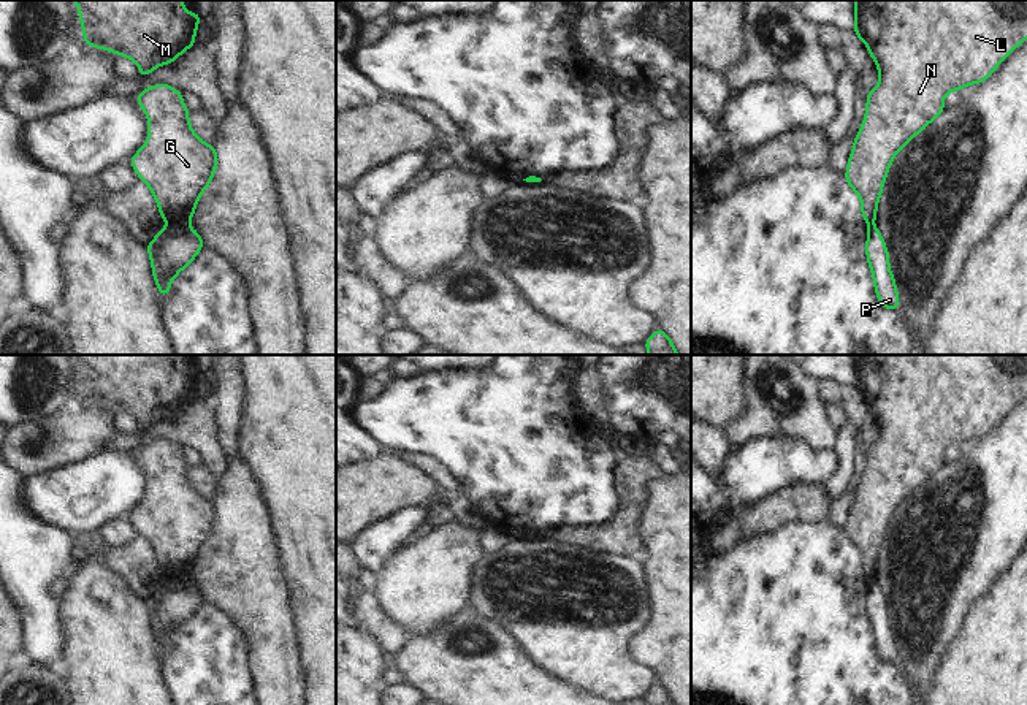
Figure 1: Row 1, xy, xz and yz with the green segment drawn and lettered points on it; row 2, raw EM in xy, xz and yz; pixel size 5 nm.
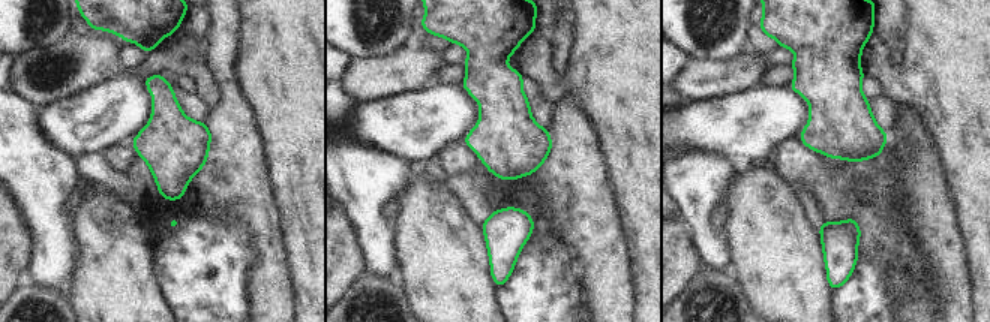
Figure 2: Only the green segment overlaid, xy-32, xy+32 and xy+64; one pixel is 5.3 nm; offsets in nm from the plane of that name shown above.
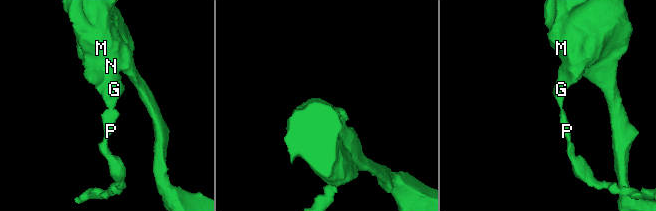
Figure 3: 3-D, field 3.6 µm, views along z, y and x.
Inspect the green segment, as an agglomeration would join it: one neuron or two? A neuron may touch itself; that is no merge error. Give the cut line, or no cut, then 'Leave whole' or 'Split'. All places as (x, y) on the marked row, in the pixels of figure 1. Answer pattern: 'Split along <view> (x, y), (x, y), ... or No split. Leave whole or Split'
Split along xy (171, 224), (184, 227). Split.

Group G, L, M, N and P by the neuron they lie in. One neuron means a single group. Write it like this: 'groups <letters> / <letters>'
groups G L M N / P

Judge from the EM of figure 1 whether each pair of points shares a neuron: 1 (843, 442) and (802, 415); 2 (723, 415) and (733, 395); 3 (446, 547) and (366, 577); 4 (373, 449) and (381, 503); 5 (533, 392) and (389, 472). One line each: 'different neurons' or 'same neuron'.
1: different neurons
2: same neuron
3: different neurons
4: different neurons
5: different neurons

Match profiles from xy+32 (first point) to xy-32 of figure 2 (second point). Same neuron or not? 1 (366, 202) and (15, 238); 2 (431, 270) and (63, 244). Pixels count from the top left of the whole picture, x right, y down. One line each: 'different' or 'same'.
1: different
2: different

